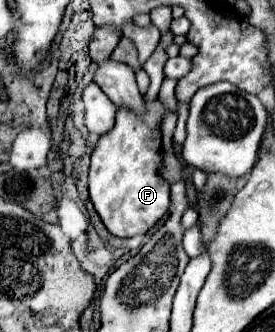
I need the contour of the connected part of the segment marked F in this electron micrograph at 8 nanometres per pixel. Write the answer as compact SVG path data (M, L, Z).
M143 98L143 102L145 112L137 116L129 108L117 108L111 132L99 136L91 154L89 196L107 230L119 238L145 234L169 210L169 184L159 176L163 164L161 120L169 110L159 98Z

